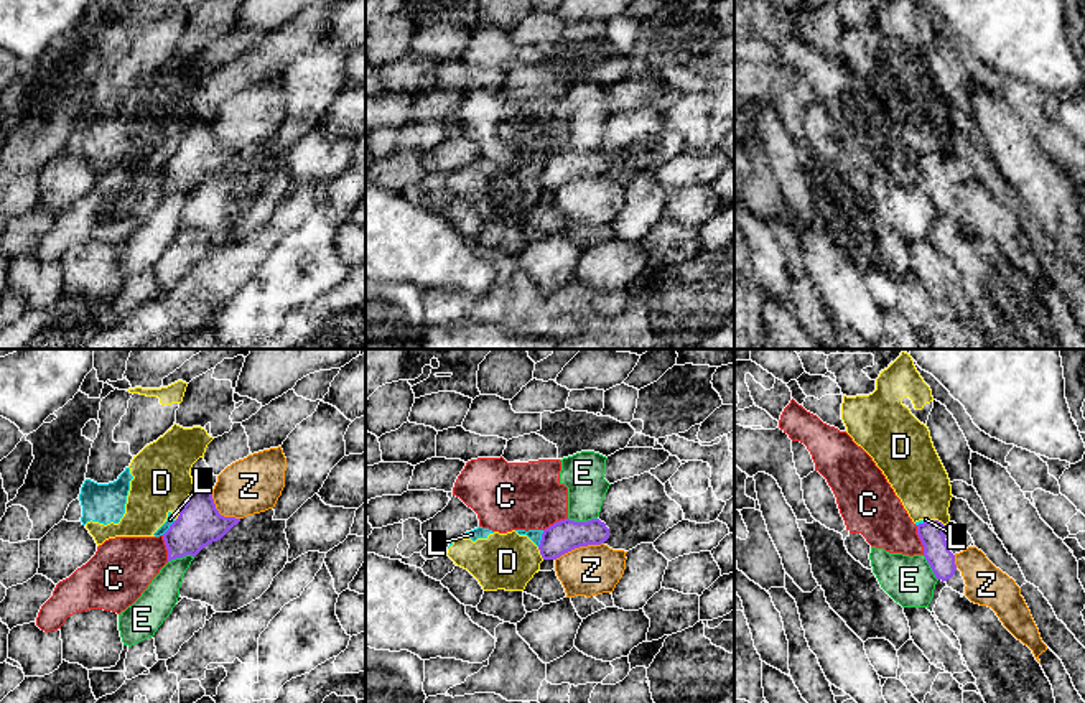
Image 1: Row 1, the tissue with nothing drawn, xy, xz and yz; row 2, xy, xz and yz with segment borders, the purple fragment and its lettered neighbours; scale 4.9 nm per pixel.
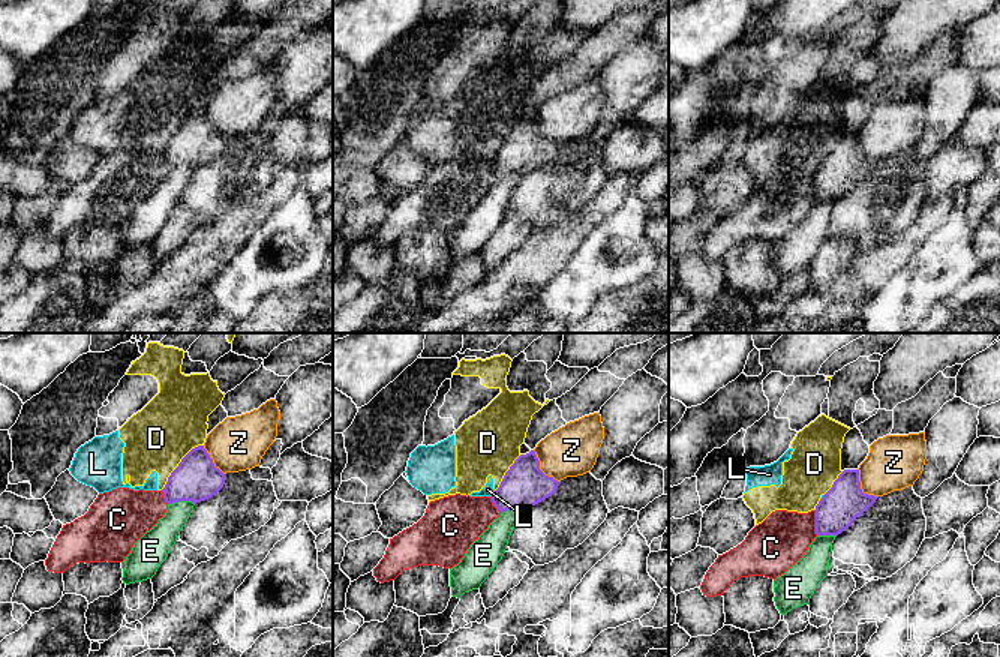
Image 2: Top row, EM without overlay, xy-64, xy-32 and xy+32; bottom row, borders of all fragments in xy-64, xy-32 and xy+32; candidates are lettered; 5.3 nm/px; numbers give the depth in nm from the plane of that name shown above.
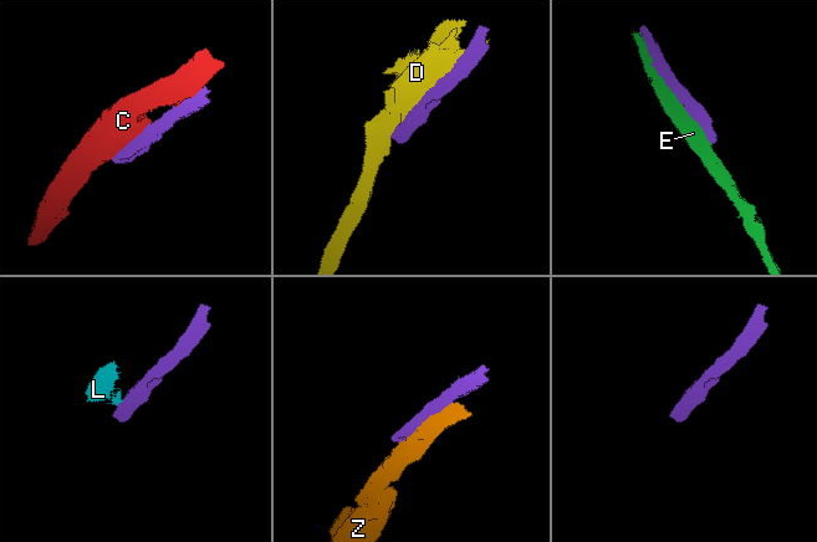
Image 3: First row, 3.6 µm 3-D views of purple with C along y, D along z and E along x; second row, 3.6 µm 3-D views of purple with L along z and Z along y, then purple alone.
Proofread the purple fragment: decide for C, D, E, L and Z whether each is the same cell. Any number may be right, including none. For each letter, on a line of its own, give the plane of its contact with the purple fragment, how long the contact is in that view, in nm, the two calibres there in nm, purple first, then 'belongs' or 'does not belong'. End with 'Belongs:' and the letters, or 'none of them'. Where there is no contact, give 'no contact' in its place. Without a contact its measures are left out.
C: yz | 150 nm | 130/260 nm | does not belong
D: xy | 180 nm | 220/300 nm | does not belong
E: xz | 140 nm | 160/200 nm | does not belong
L: xz | 90 nm | 160/60 nm | does not belong
Z: xz | 260 nm | 160/240 nm | does not belong
Belongs: none of them

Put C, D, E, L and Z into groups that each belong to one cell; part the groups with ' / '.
C / D L / E / Z

